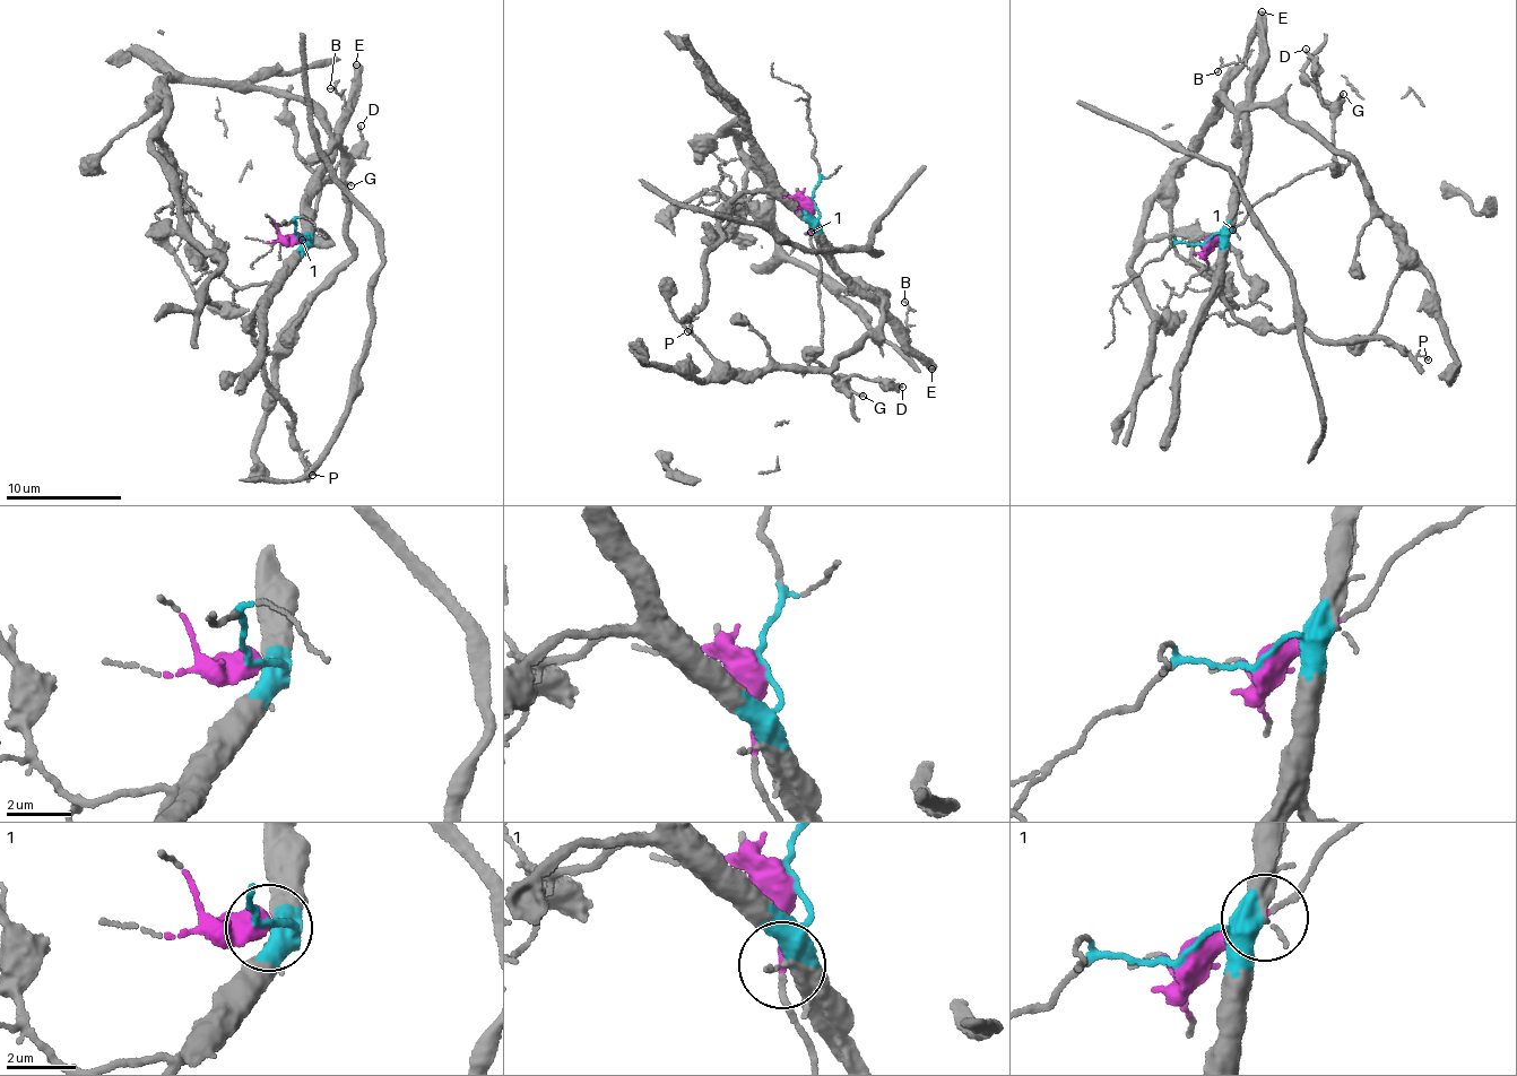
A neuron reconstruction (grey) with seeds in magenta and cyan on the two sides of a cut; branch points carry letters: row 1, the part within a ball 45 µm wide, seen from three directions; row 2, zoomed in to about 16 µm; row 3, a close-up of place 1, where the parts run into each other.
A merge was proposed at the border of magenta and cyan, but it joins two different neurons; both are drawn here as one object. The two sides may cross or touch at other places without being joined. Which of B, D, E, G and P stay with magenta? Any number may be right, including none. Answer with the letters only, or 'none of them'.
D, G

